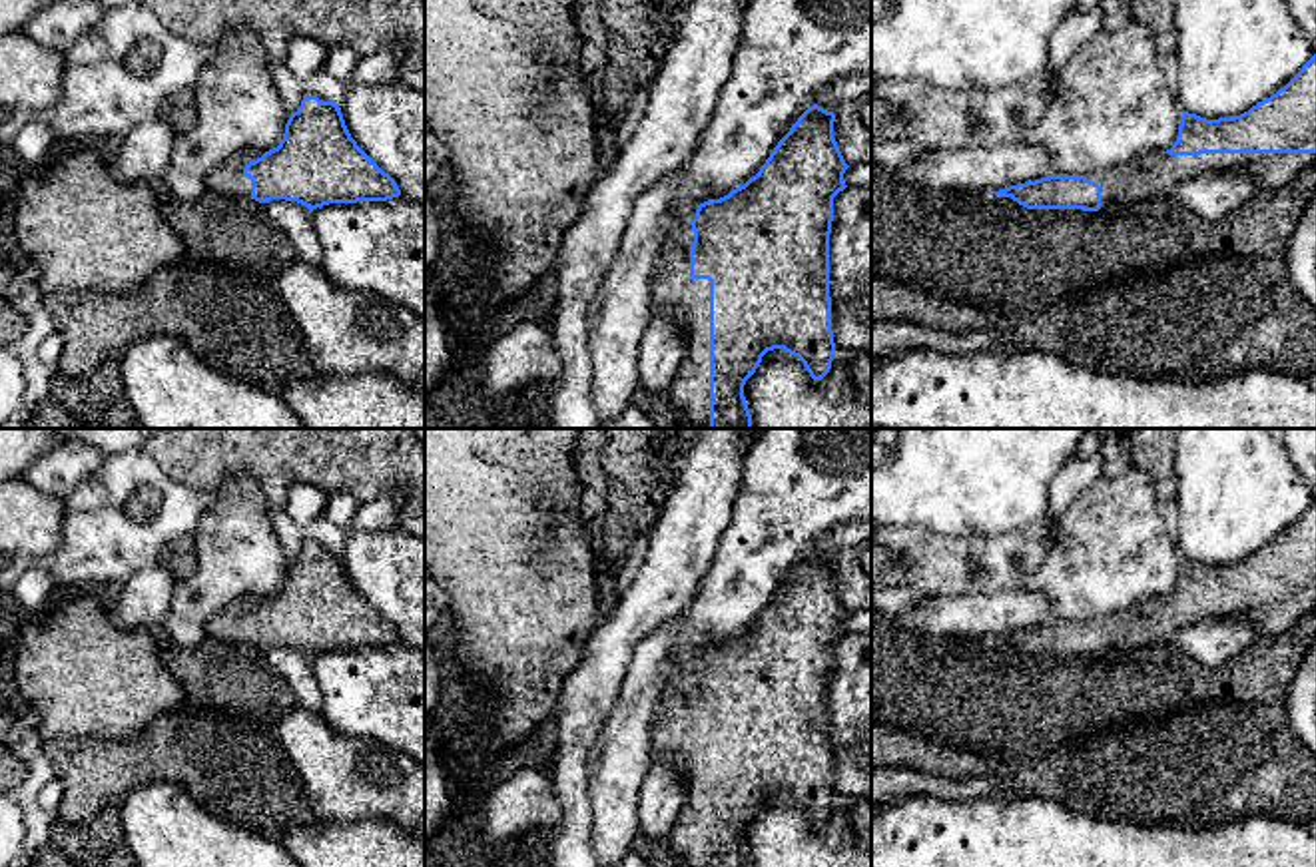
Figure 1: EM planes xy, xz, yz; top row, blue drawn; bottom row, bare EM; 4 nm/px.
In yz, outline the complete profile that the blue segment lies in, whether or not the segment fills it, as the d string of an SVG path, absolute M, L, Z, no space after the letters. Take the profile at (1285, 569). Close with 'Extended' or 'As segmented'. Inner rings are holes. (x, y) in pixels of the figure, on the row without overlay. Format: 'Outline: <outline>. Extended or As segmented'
Outline: M1316 500L1276 540L1232 564L1206 566L1182 558L1178 582L1170 596L1135 604L1125 612L1103 616L1095 630L1089 622L1049 622L993 638L1027 656L1099 658L1131 652L1156 642L1174 642L1176 634L1204 618L1248 618L1256 638L1276 638L1316 610Z. Extended

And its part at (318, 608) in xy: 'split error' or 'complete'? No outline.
split error

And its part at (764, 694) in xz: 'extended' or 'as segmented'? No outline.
extended

